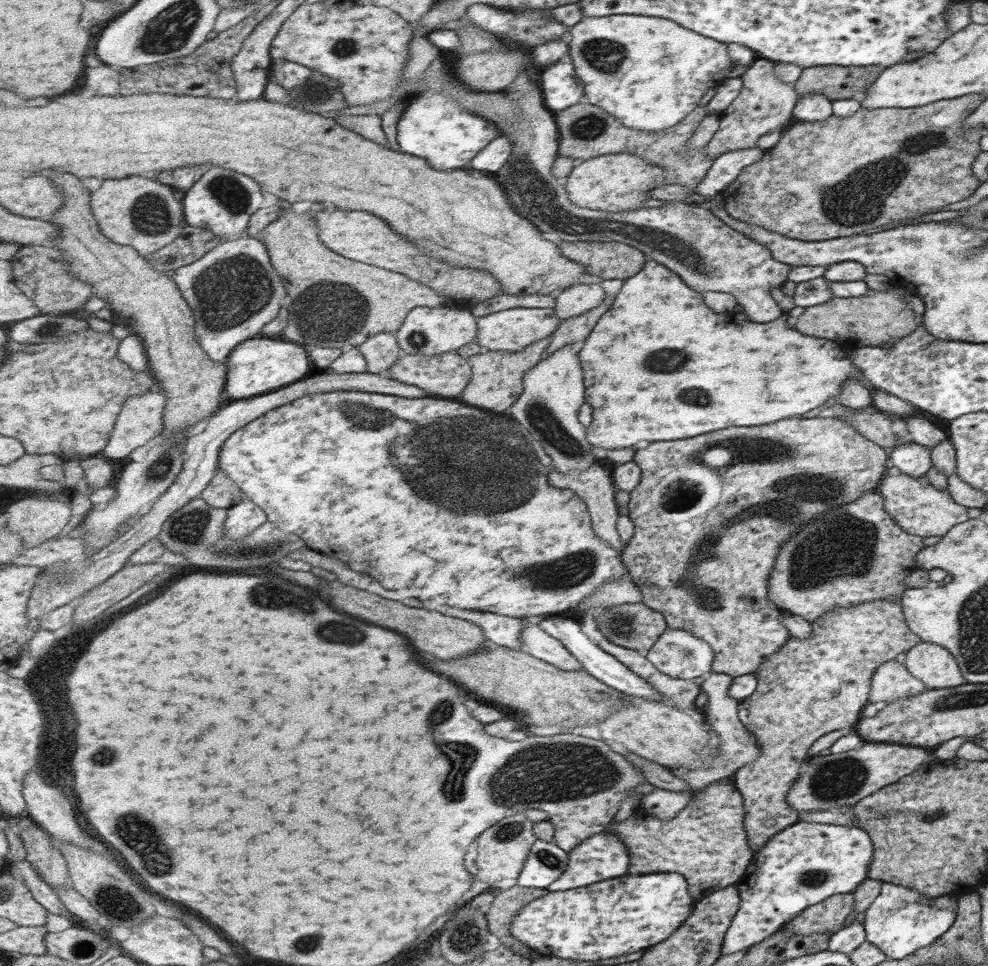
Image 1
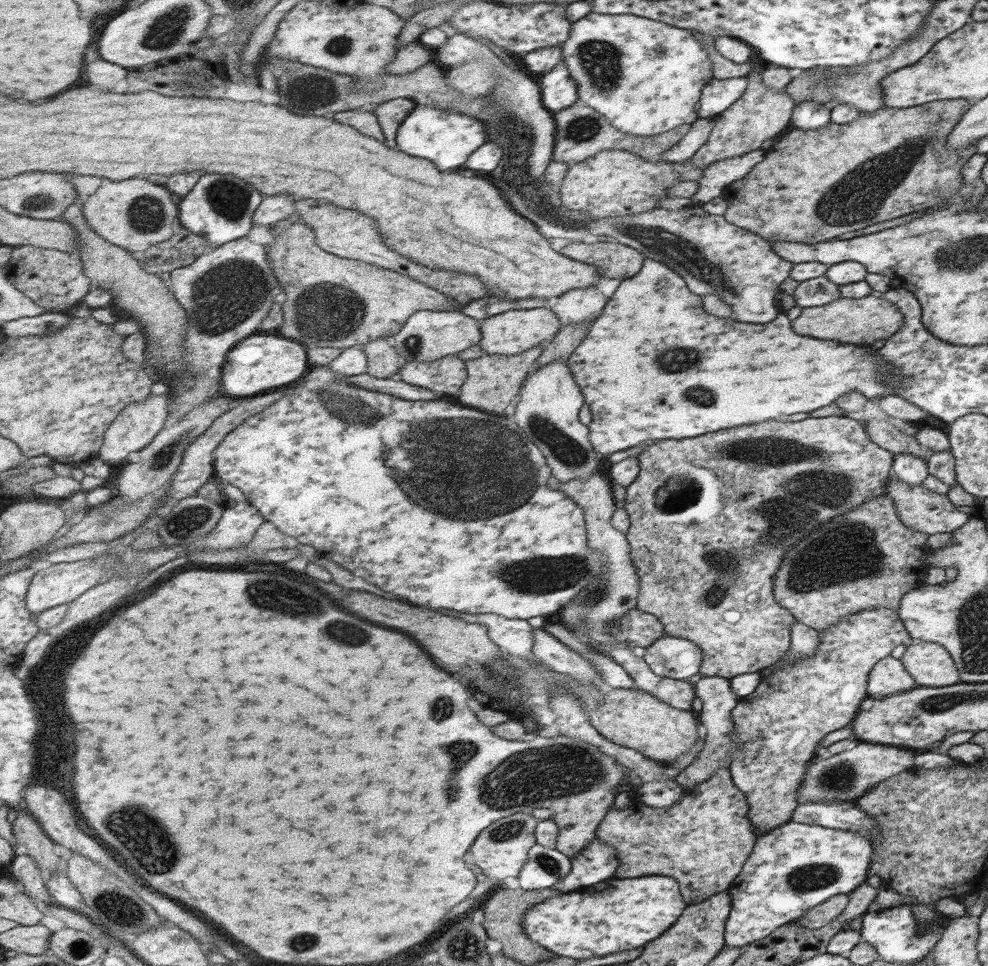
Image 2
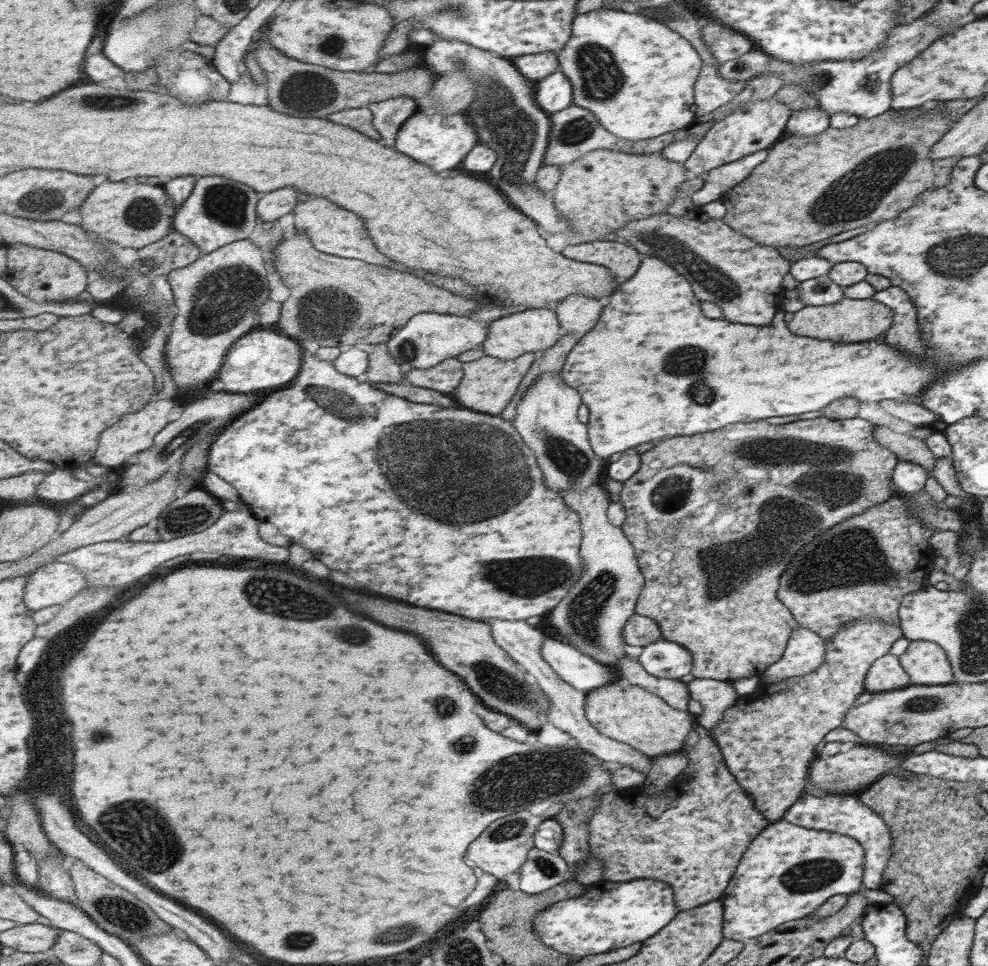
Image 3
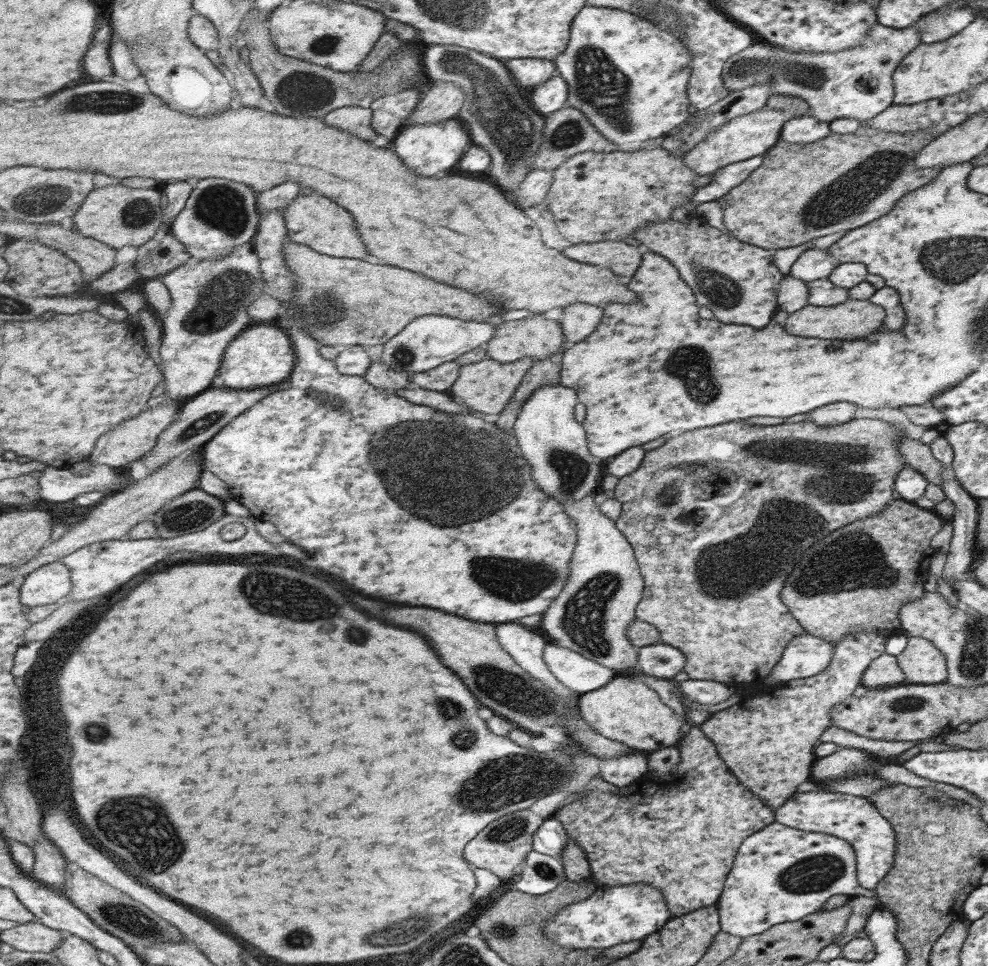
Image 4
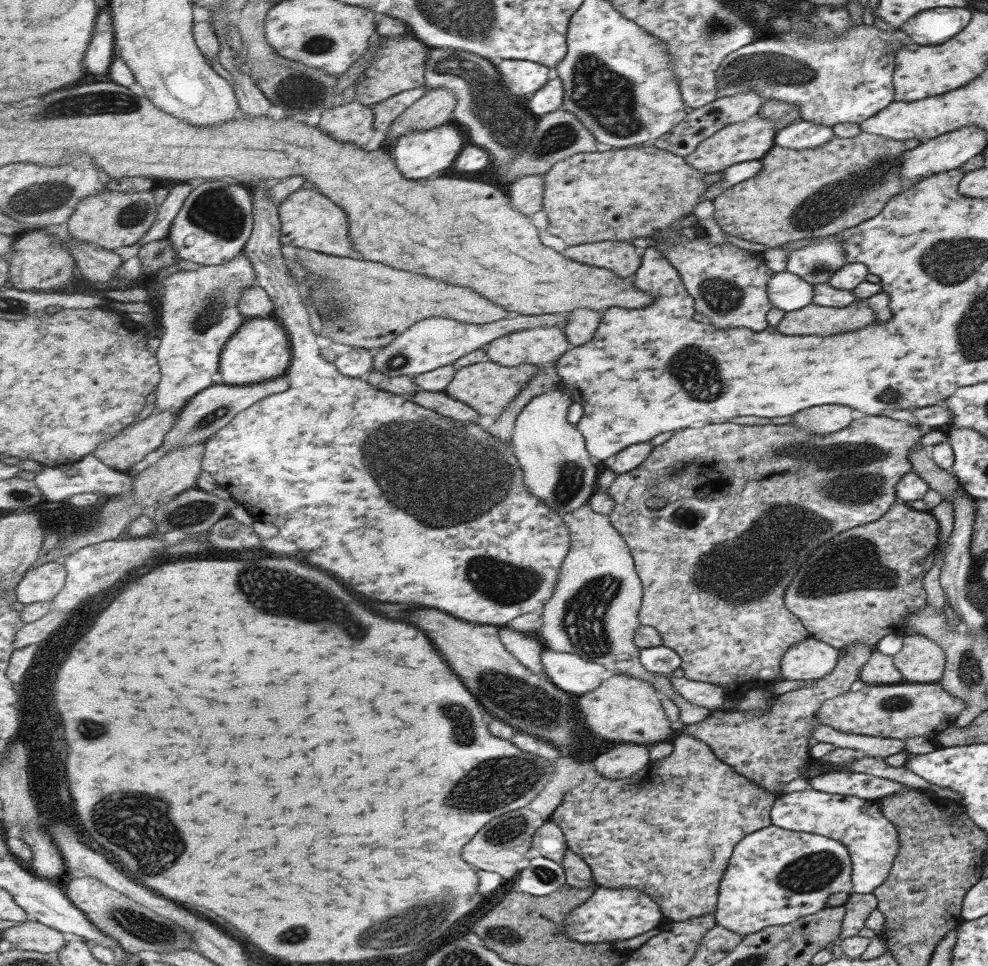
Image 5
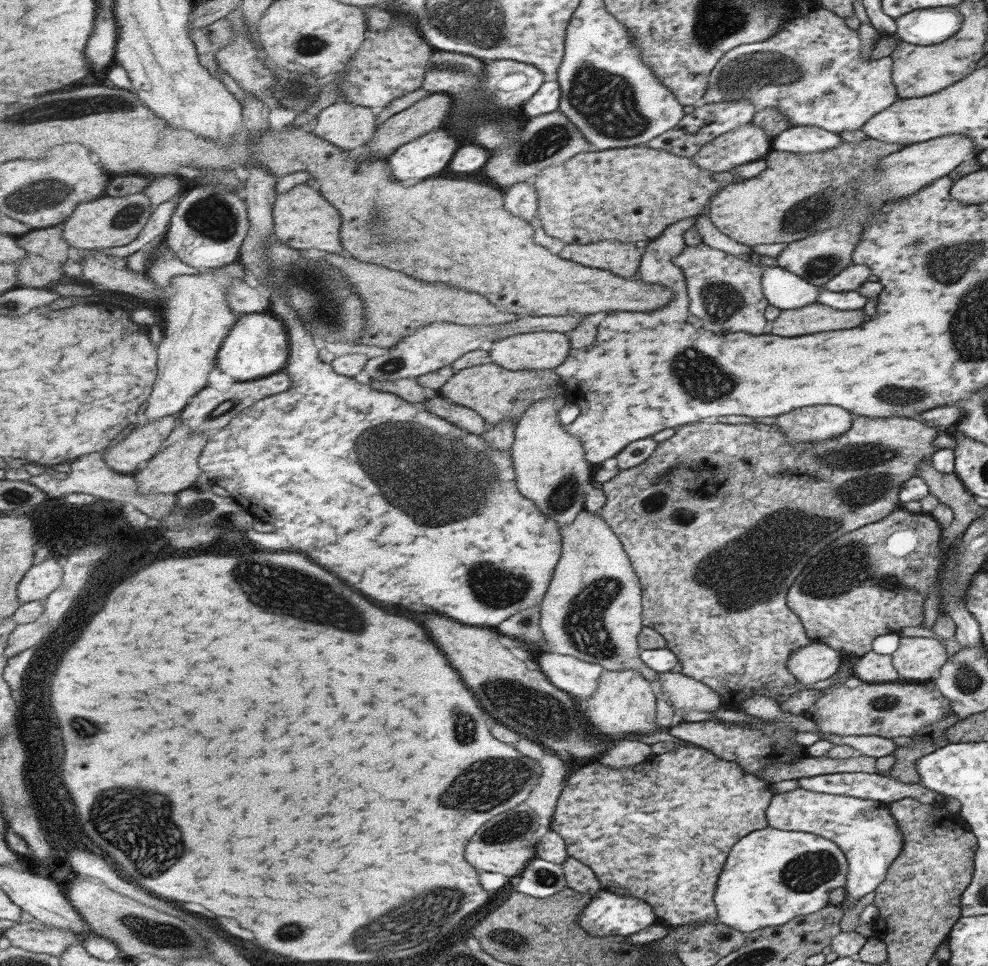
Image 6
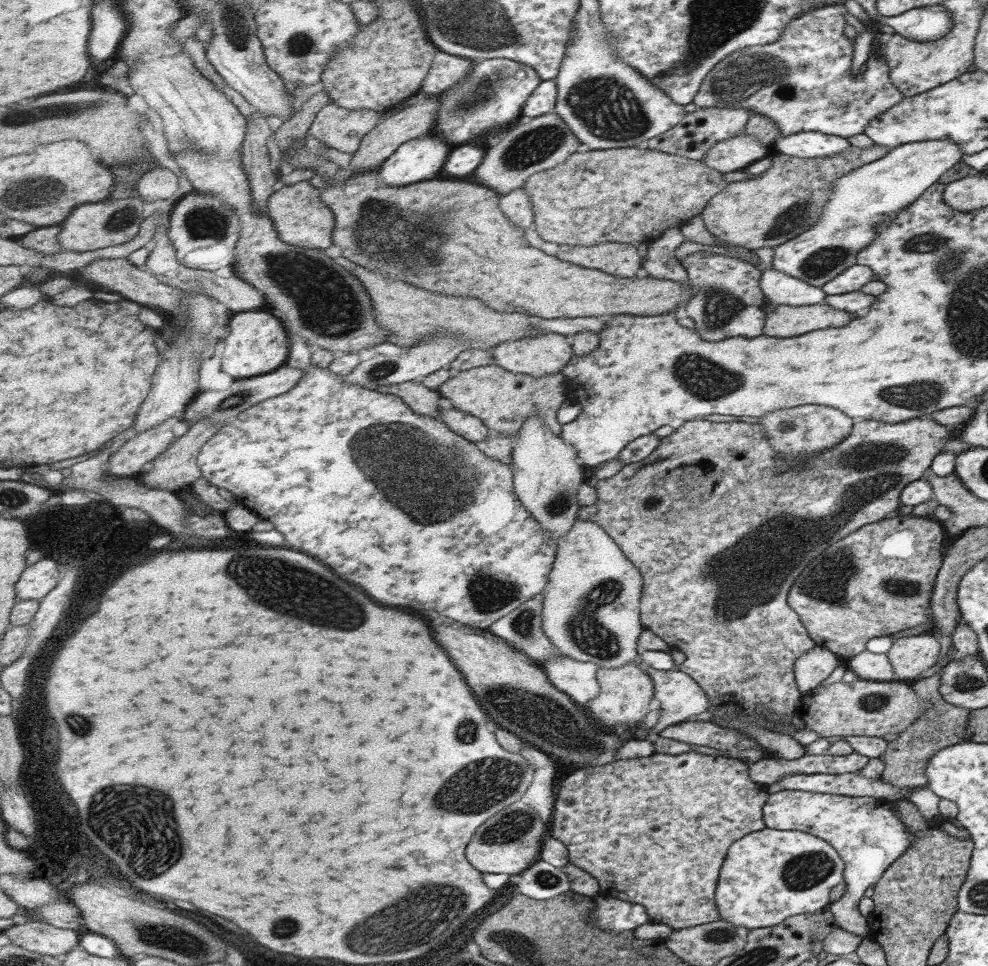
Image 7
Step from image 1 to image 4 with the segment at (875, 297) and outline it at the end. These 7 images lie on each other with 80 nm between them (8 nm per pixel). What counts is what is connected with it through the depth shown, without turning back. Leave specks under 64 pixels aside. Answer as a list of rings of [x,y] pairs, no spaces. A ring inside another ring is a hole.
[[[851,299],[835,305],[834,307],[820,307],[805,305],[795,312],[788,313],[785,319],[787,332],[795,332],[795,336],[811,336],[811,338],[825,338],[825,340],[853,340],[853,338],[863,338],[871,332],[875,332],[885,318],[885,311],[875,304],[871,304],[869,299]]]

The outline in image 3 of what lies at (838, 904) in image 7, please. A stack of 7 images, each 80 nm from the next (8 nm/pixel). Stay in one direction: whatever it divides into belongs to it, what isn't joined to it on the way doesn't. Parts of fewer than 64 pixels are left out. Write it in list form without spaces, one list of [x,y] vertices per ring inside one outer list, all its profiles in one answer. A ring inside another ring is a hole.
[[[827,794],[825,797],[802,796],[793,803],[782,817],[785,822],[823,832],[835,832],[859,841],[865,852],[865,870],[862,886],[871,891],[881,887],[883,872],[891,856],[891,834],[885,821],[868,805],[858,800],[856,794]]]

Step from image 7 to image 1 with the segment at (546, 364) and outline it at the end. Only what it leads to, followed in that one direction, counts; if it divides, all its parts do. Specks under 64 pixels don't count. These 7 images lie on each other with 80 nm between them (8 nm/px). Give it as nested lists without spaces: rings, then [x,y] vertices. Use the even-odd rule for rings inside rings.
[[[515,307],[478,317],[477,343],[489,351],[519,352],[539,339],[545,339],[557,330],[561,322],[550,308]]]

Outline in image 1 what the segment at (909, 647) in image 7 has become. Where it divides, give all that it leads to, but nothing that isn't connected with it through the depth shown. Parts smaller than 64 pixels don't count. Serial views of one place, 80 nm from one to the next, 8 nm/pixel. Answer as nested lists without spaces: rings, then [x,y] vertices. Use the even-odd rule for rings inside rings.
[[[917,643],[906,652],[903,664],[928,689],[954,688],[965,682],[954,655],[938,644]]]

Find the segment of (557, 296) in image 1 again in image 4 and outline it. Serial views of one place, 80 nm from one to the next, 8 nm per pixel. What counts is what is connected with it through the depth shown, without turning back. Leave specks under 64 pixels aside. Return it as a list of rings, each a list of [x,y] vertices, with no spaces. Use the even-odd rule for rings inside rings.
[[[575,302],[562,308],[559,324],[562,324],[563,336],[569,344],[579,342],[588,337],[601,318],[601,308]]]

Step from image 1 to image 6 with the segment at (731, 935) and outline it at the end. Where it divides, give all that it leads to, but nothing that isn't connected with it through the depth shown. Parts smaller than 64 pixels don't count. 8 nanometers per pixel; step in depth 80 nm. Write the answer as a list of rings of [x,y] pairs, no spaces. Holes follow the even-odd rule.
[[[767,825],[762,830],[751,832],[732,844],[713,893],[715,922],[744,934],[765,927],[779,927],[796,916],[811,914],[827,906],[828,892],[844,888],[847,874],[846,857],[833,841],[807,832],[786,831]]]

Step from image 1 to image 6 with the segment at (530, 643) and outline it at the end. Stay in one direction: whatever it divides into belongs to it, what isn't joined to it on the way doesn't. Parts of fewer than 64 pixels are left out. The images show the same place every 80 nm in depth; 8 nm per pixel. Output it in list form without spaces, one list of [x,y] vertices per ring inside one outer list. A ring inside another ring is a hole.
[[[549,652],[537,656],[535,662],[542,669],[543,674],[550,678],[555,688],[571,693],[577,702],[594,693],[599,675],[605,671],[598,664],[586,663],[572,656]]]

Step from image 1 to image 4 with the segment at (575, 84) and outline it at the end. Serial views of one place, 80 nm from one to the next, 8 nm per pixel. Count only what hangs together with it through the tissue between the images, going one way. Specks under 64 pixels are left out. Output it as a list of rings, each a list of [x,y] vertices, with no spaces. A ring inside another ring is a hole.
[[[557,74],[528,94],[530,107],[541,116],[560,111],[567,100],[567,84]]]

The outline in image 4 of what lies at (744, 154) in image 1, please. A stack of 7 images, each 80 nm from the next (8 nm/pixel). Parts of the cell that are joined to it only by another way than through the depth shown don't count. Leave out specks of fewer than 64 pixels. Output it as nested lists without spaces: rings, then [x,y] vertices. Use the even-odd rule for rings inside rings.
[[[755,155],[718,168],[710,176],[708,184],[697,188],[692,196],[692,201],[695,204],[711,202],[711,200],[716,201],[726,192],[729,192],[729,190],[747,180],[750,172],[755,170],[761,164],[762,160],[763,155]]]

